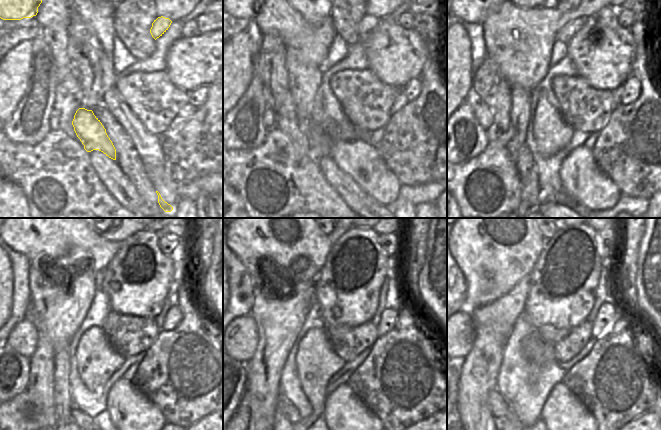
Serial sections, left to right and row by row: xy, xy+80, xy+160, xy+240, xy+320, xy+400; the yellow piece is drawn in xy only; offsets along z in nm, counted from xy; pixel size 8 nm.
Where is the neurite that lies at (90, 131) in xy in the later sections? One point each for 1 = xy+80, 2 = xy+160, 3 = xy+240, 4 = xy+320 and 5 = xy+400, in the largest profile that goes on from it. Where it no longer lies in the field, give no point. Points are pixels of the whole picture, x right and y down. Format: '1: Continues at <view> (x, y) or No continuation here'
1: Continues at xy+80 (356, 158)
2: Continues at xy+160 (576, 170)
3: Continues at xy+240 (135, 420)
4: Continues at xy+320 (349, 420)
5: Continues at xy+400 (568, 421).

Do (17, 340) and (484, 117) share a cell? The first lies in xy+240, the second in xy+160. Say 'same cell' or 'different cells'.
same cell

